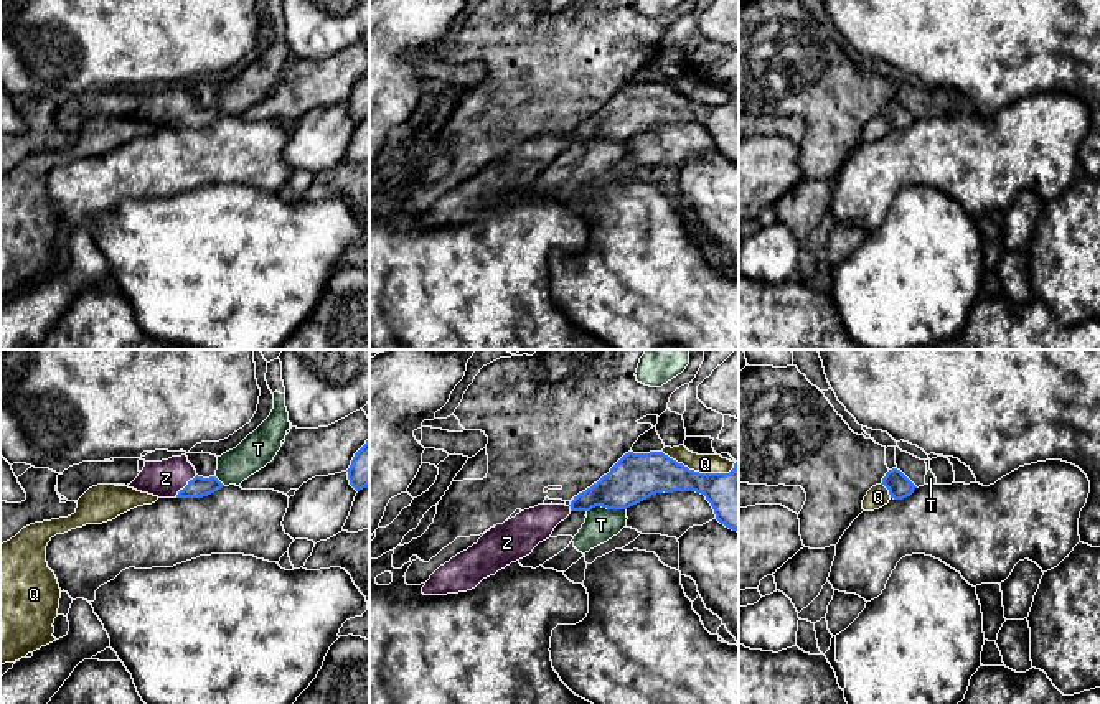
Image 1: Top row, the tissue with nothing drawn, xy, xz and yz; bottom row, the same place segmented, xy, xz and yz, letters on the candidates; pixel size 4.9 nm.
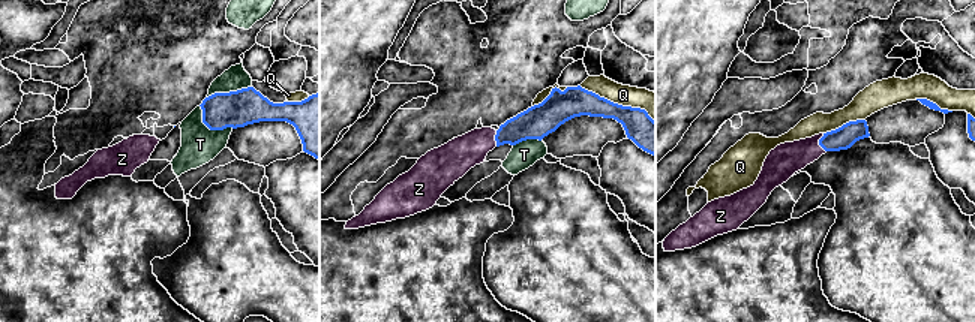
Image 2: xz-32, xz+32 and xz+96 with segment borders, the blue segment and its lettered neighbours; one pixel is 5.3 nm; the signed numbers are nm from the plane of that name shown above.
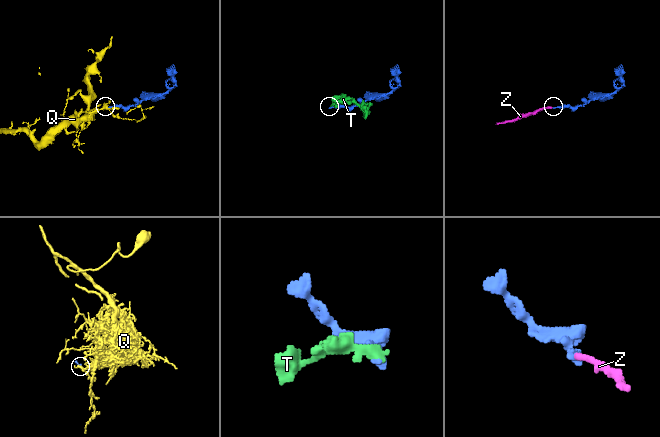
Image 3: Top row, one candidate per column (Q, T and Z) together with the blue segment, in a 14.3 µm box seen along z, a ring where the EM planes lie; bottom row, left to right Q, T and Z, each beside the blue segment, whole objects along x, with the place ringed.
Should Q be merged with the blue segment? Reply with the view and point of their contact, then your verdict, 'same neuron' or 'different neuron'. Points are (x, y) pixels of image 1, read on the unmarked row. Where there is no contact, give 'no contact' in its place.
contact xz (698, 103); different neuron

